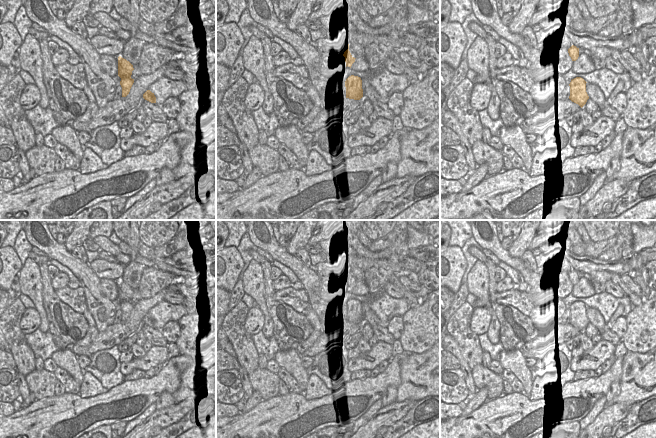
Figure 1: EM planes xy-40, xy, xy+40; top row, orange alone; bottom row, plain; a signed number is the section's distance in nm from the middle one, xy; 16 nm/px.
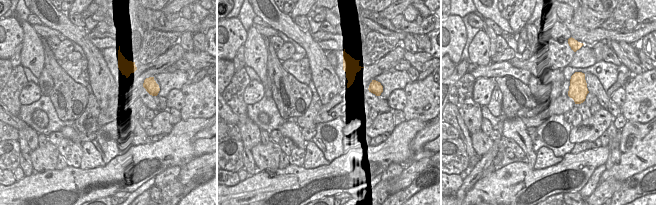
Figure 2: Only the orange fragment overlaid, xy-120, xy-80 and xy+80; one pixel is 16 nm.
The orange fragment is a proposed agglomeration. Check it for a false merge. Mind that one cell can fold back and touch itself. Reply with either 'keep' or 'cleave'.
keep

